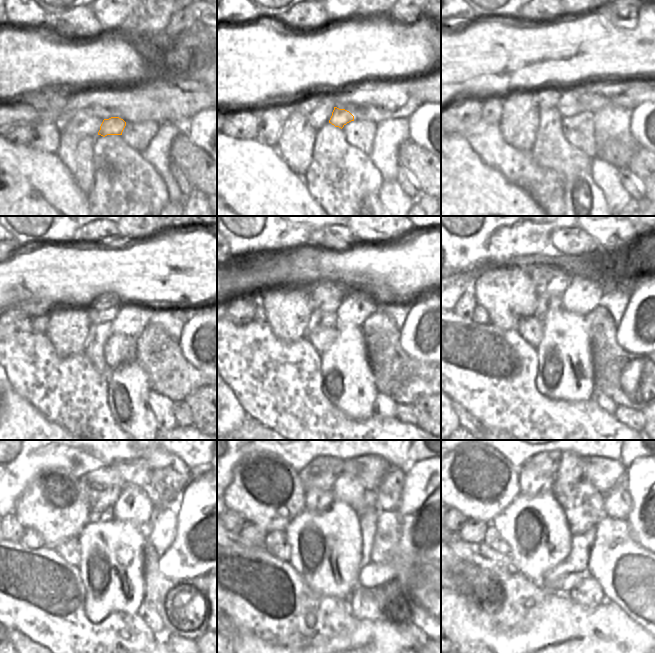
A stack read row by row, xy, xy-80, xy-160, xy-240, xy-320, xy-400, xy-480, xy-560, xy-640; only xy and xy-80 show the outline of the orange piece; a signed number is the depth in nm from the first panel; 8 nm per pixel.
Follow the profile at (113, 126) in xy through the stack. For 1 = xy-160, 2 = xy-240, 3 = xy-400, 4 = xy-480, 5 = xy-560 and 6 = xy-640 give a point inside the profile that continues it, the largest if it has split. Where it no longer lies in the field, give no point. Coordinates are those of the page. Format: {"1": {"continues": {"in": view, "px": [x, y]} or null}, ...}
{"1": {"continues": {"in": "xy-160", "px": [568, 106]}}, "2": {"continues": {"in": "xy-240", "px": [121, 324]}}, "3": {"continues": {"in": "xy-400", "px": [582, 296]}}, "4": {"continues": {"in": "xy-480", "px": [133, 506]}}, "5": {"continues": {"in": "xy-560", "px": [347, 489]}}, "6": {"continues": {"in": "xy-640", "px": [569, 472]}}}

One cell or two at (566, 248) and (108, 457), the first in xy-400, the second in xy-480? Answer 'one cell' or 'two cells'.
two cells

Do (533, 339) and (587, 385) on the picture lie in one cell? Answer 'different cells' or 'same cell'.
different cells

